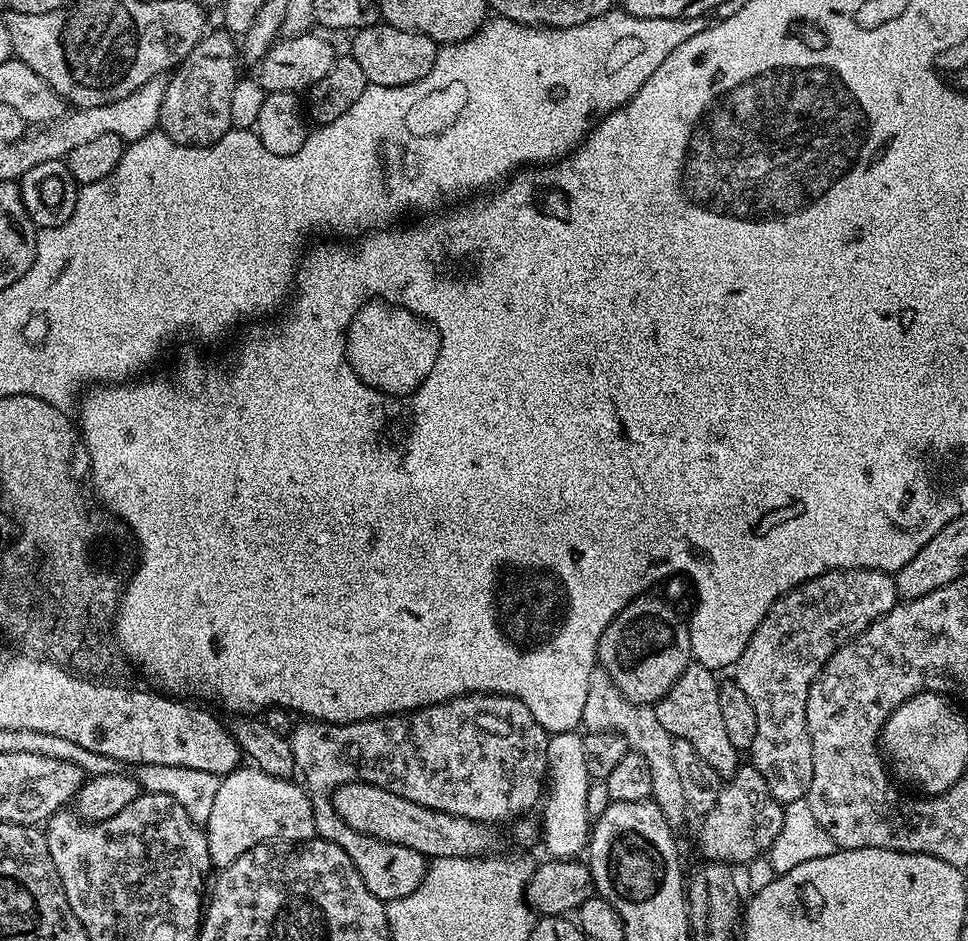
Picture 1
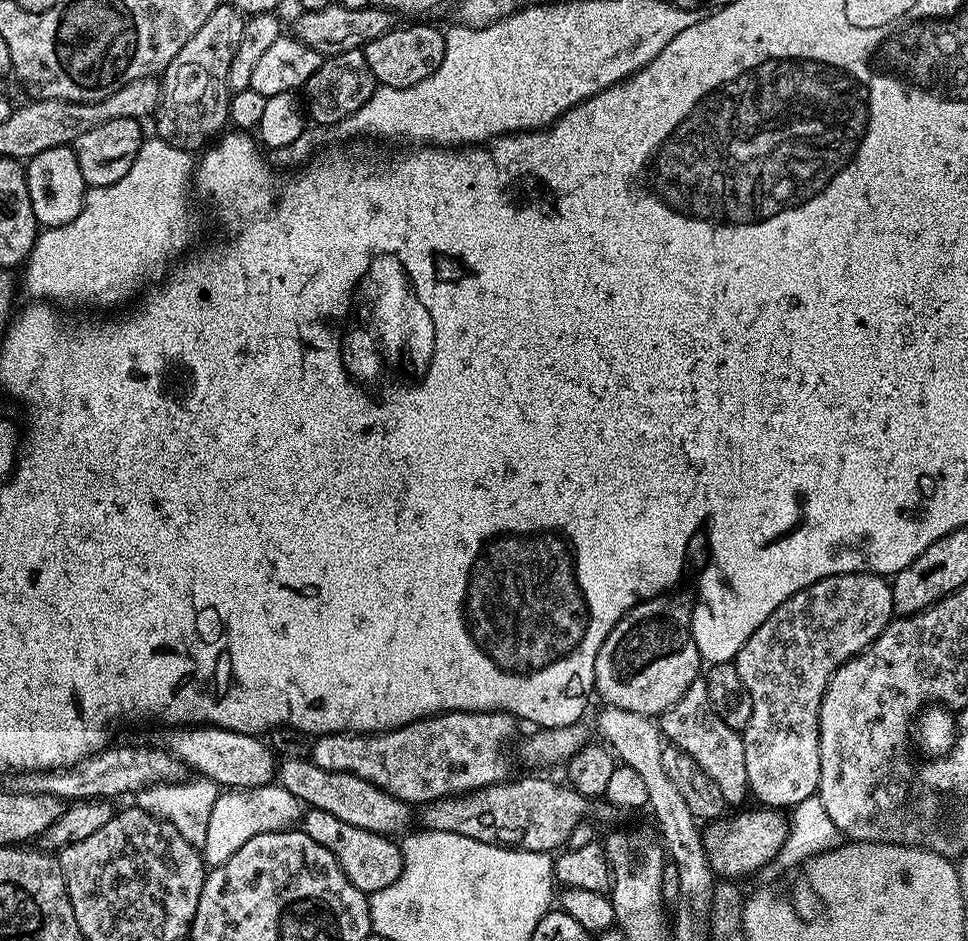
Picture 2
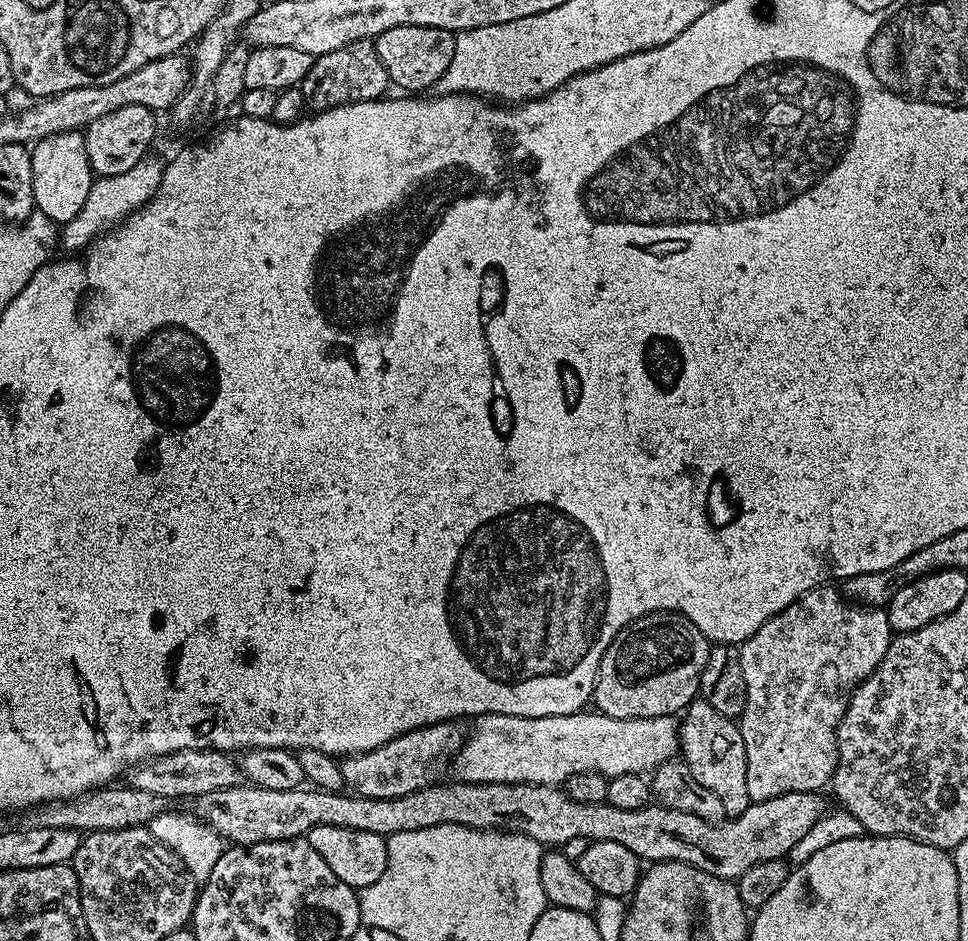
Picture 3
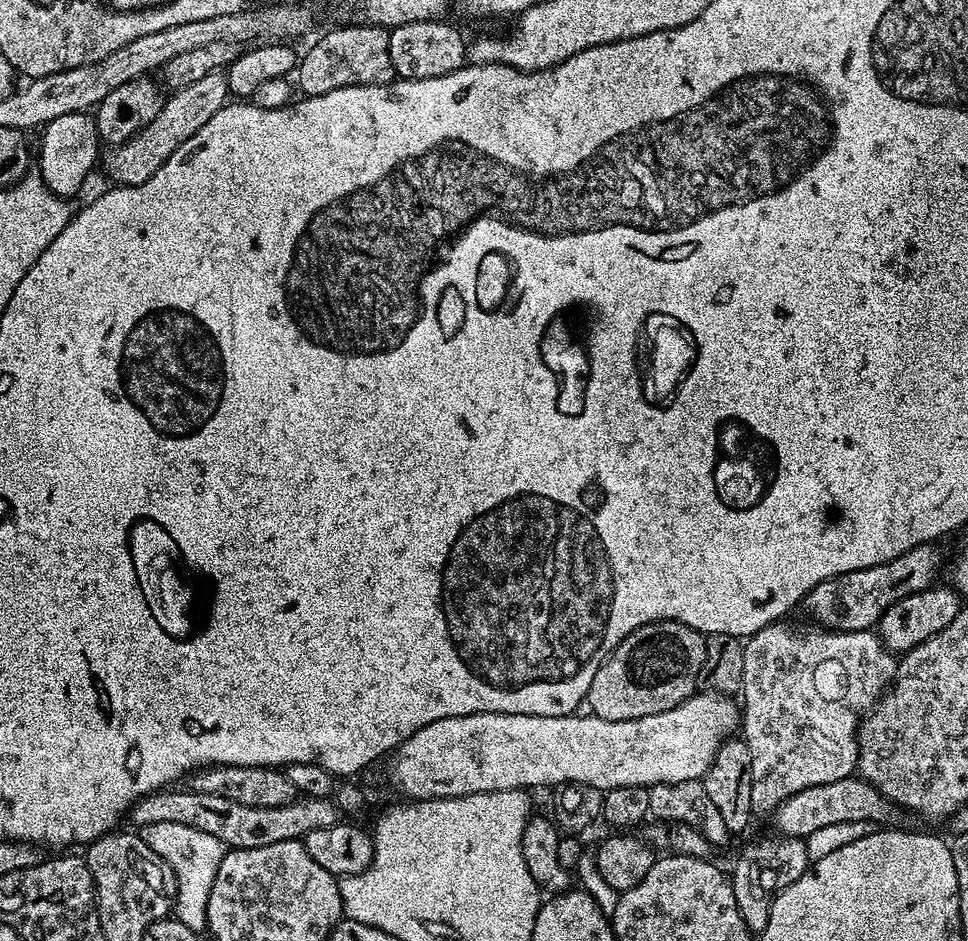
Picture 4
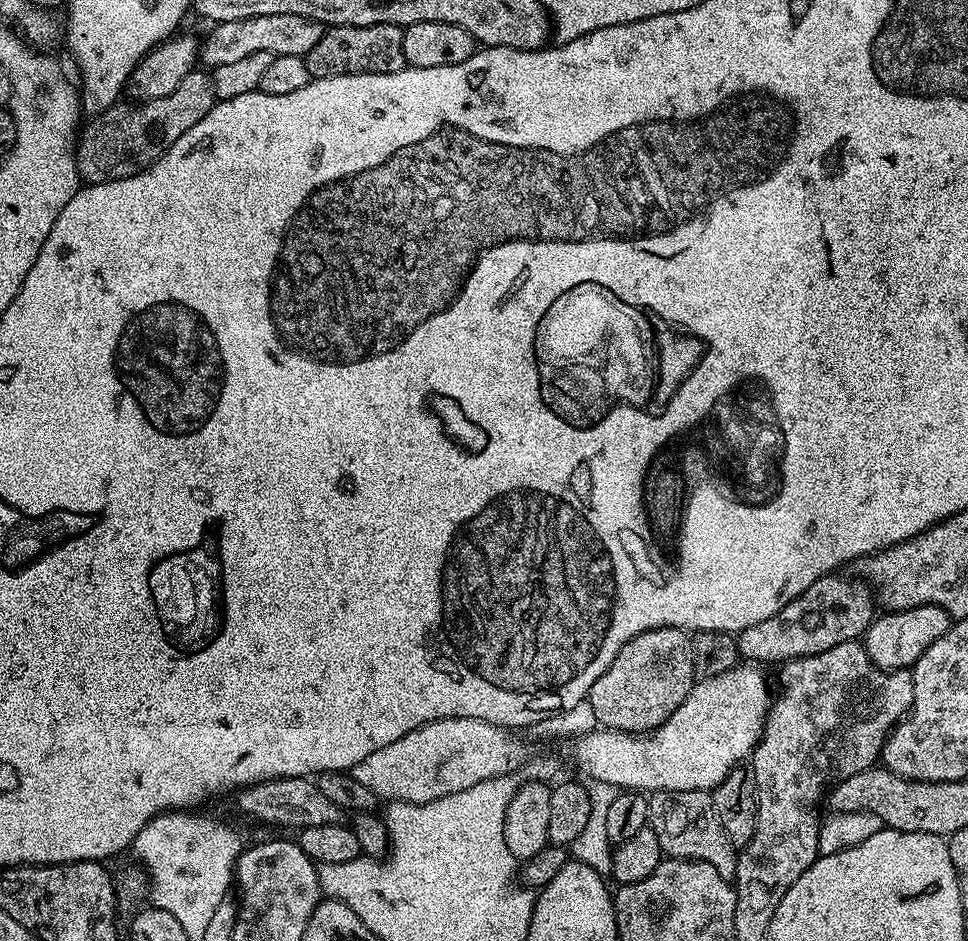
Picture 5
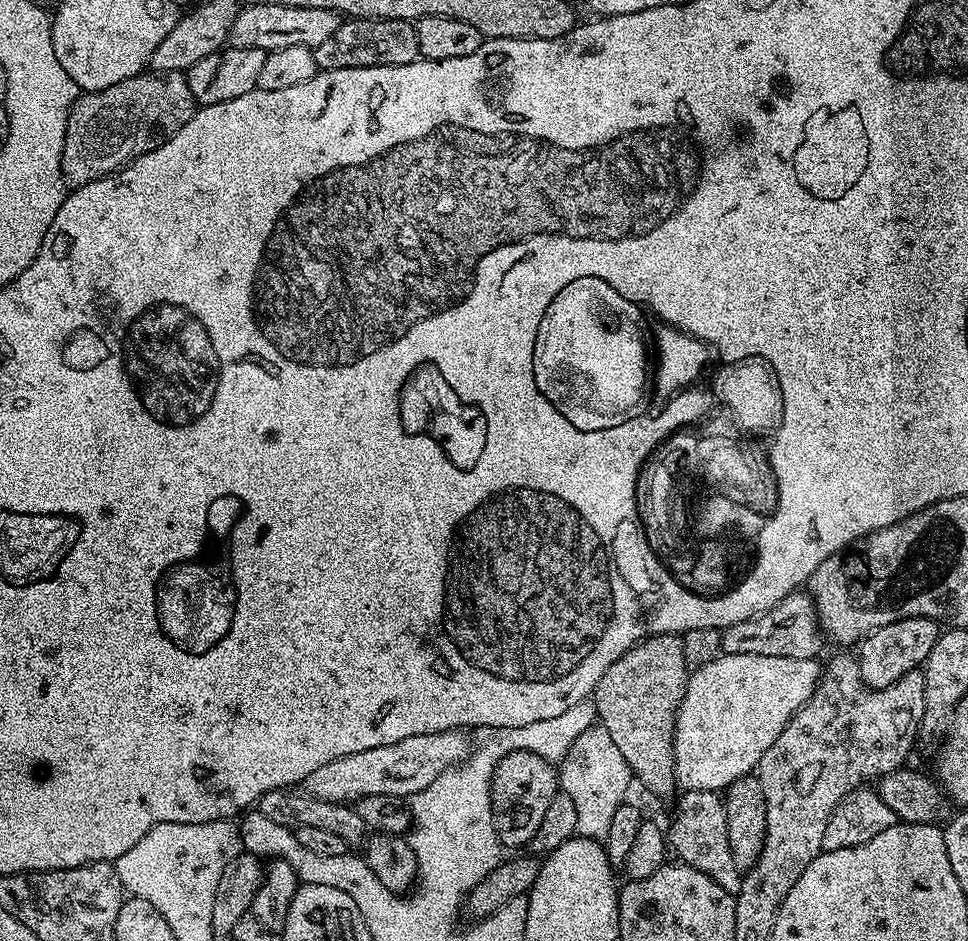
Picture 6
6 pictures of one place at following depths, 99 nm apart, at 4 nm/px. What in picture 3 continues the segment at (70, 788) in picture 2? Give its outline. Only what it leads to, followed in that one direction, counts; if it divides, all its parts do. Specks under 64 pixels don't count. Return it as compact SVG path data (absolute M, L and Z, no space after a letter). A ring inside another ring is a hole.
M195 748L194 750L178 750L165 756L156 756L153 760L146 760L143 764L131 769L131 787L146 790L149 794L161 796L168 802L195 798L202 794L210 794L214 790L236 788L245 783L244 773L240 765L227 752L218 752L214 748Z

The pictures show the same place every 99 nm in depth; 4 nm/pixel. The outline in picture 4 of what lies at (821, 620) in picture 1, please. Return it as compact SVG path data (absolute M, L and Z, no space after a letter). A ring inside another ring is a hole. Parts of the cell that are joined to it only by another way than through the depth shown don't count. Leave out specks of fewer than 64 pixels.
M788 622L767 624L762 630L744 640L744 657L742 658L742 674L744 687L742 689L742 739L746 746L750 746L750 802L753 813L775 813L776 808L786 802L798 790L806 790L810 786L822 786L826 782L838 782L838 778L846 778L856 772L856 758L858 756L858 742L856 732L860 729L860 722L876 706L876 701L889 691L890 685L896 679L897 657L888 651L888 647L880 641L875 631L837 632L825 630L820 626L814 628L791 628Z

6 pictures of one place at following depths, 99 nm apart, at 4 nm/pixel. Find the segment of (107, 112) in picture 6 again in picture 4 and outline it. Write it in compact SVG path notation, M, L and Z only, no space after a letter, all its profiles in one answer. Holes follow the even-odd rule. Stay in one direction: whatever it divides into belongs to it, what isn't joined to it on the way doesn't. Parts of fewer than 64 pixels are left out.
M223 71L206 74L206 78L175 89L171 95L165 99L162 110L158 110L158 118L154 118L150 126L131 136L125 144L115 145L109 151L112 153L103 157L102 168L104 164L113 185L145 184L164 165L166 158L186 142L186 138L198 134L198 130L202 130L202 126L206 126L206 122L210 122L210 118L229 103L228 78Z

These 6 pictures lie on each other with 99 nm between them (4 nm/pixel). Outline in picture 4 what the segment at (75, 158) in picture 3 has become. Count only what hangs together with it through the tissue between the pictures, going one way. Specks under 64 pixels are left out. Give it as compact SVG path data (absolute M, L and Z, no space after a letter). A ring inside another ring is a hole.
M75 112L62 114L62 118L54 118L49 124L43 125L40 136L40 168L38 175L46 182L46 186L56 196L72 198L72 195L84 184L84 179L92 172L92 167L97 167L101 159L102 141L96 129L96 117L88 112Z

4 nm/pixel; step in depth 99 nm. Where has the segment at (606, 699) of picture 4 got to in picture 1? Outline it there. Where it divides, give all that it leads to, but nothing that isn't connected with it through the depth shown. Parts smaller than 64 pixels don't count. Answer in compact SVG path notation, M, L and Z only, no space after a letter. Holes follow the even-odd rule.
M659 592L631 600L610 626L606 626L596 648L599 667L610 674L614 686L618 686L618 690L635 704L655 706L694 660L694 637L688 628L689 613L686 608L684 612L674 593Z

